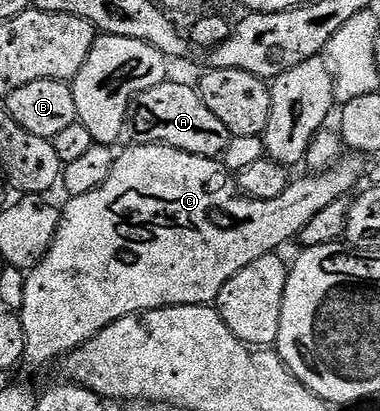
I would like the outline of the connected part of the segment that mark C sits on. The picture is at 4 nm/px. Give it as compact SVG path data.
M133 144L133 149L128 149L123 154L117 156L116 161L112 164L110 175L94 191L86 195L78 195L71 198L62 209L58 217L55 237L52 245L48 249L45 257L34 266L27 274L28 282L26 283L26 299L22 307L18 310L22 319L22 327L26 327L26 351L24 352L24 361L32 365L48 365L51 361L59 362L61 358L77 349L80 345L90 340L94 335L98 335L110 323L118 319L128 317L132 313L143 313L145 309L165 309L168 305L212 305L216 296L222 291L222 287L233 277L242 271L254 259L262 259L262 255L277 252L288 240L295 238L301 231L302 227L322 211L322 207L330 207L330 203L347 198L348 192L356 185L356 180L362 177L360 165L355 161L355 156L345 156L343 159L331 165L328 169L322 169L313 172L312 177L300 177L293 180L278 195L278 199L269 201L259 201L244 196L236 188L236 182L230 176L227 169L219 160L211 157L199 157L193 153L187 153L181 149L171 149L169 145L141 145Z

